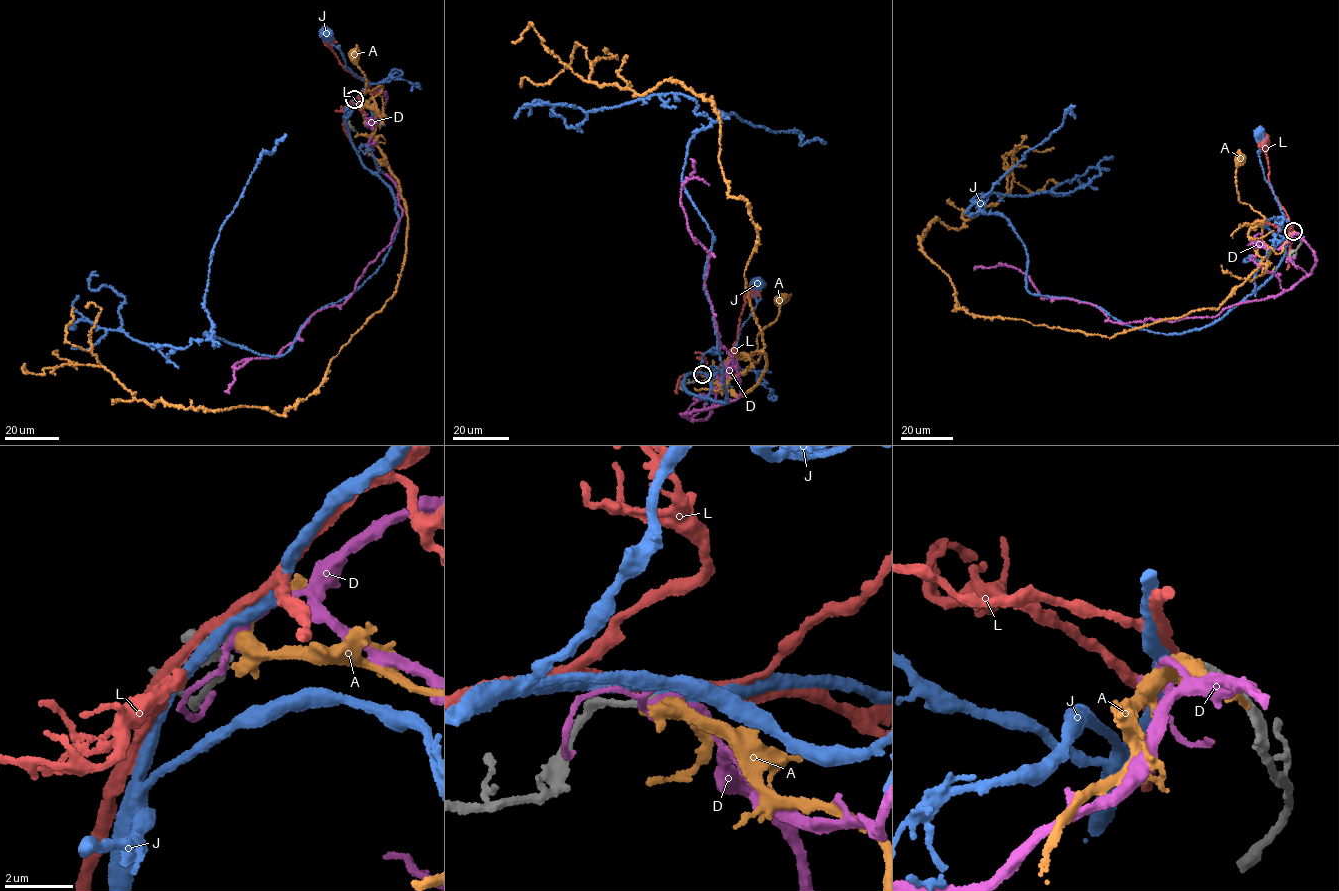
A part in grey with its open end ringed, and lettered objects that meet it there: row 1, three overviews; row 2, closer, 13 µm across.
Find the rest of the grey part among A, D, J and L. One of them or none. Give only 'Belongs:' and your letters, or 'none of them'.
Belongs: none of them

